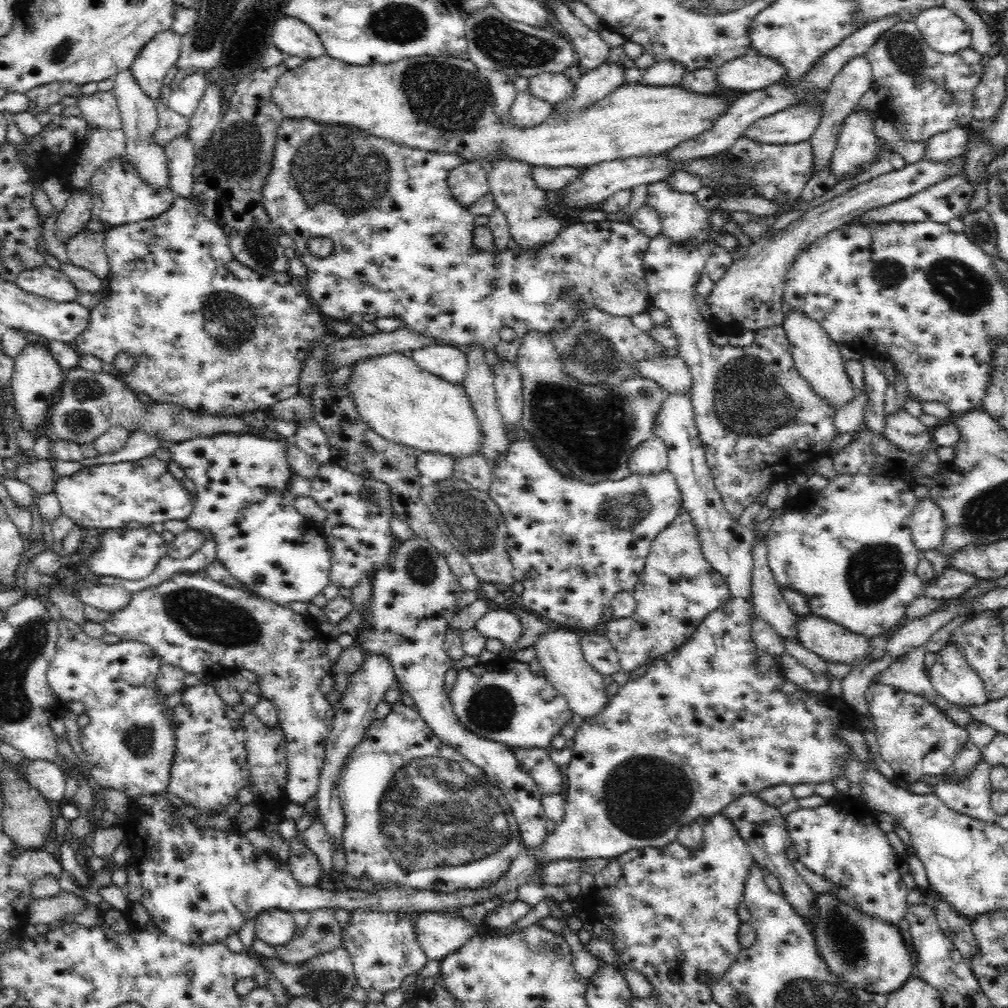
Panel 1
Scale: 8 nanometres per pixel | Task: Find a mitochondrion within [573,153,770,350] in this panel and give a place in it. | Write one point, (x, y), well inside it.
(734, 187)

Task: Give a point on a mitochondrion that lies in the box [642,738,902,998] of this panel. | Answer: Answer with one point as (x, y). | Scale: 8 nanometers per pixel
(846, 939)

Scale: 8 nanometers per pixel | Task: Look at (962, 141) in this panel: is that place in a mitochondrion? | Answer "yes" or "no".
no

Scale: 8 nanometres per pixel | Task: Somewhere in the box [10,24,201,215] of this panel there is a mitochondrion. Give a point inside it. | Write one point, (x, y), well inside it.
(61, 52)

